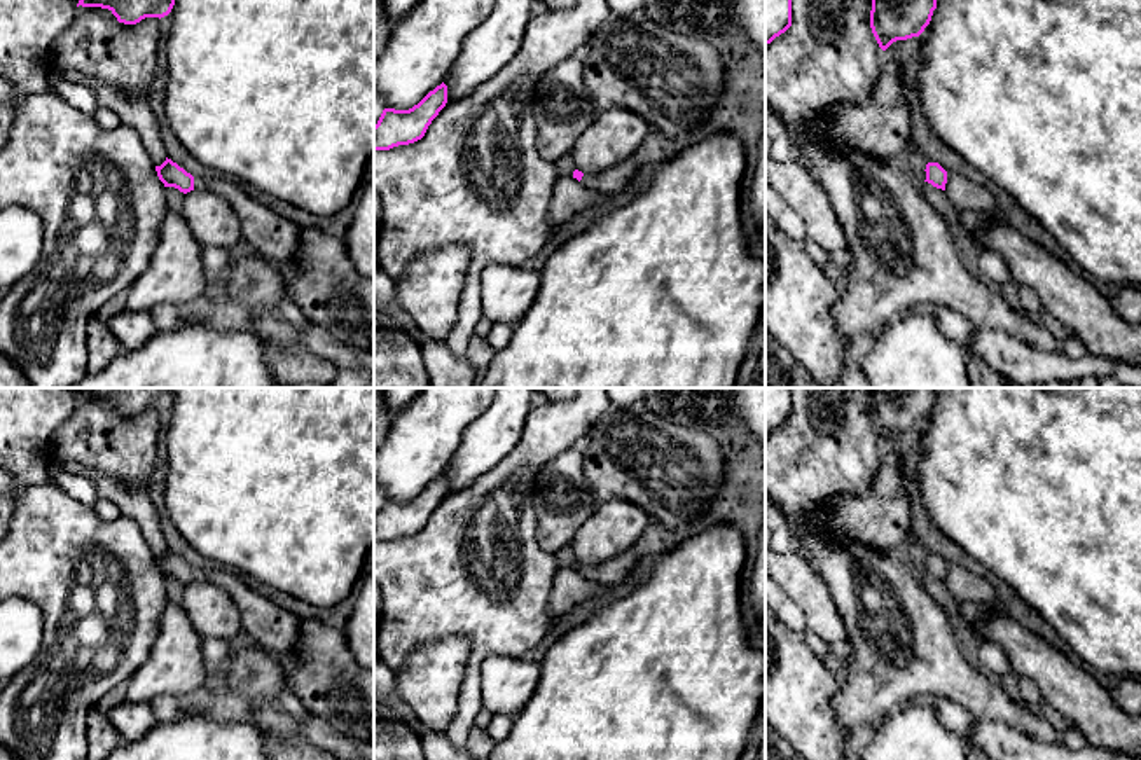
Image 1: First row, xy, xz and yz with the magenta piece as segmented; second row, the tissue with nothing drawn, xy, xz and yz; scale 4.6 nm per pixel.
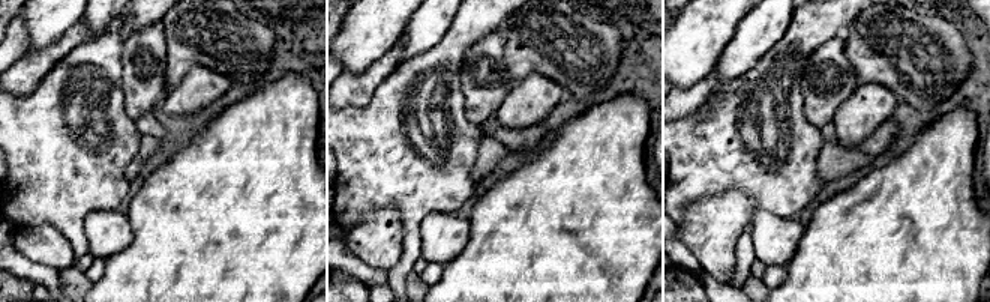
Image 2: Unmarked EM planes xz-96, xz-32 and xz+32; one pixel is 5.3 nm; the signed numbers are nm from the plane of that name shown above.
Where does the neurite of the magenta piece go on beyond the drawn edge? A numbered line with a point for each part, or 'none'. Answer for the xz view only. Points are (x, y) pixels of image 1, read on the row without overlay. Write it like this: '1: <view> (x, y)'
1: xz (621, 570)

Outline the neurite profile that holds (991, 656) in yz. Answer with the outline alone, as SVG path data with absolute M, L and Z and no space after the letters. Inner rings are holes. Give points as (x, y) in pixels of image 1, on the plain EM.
M982 641L978 645L977 653L985 673L996 673L1003 678L1010 674L1008 655L1003 652L1003 648L998 643Z

